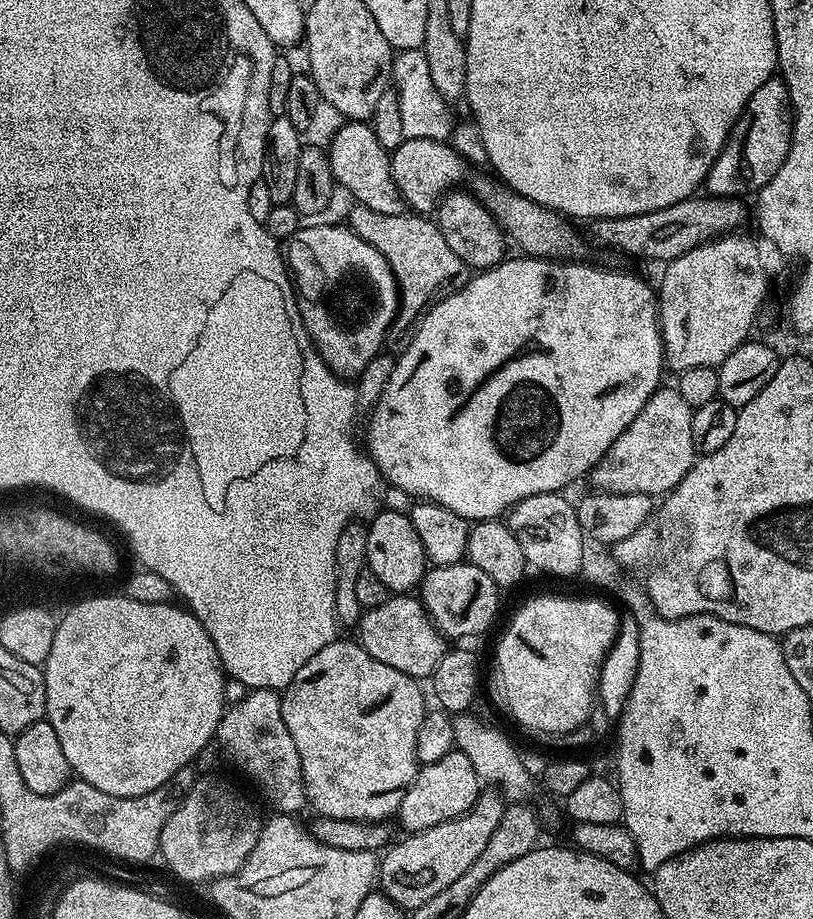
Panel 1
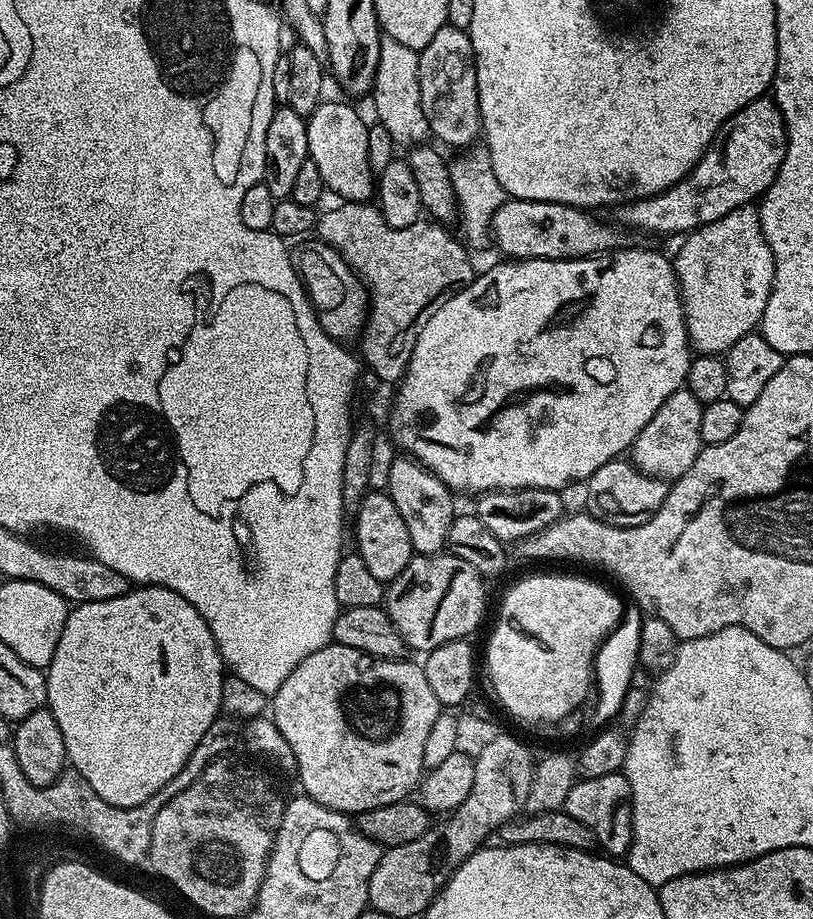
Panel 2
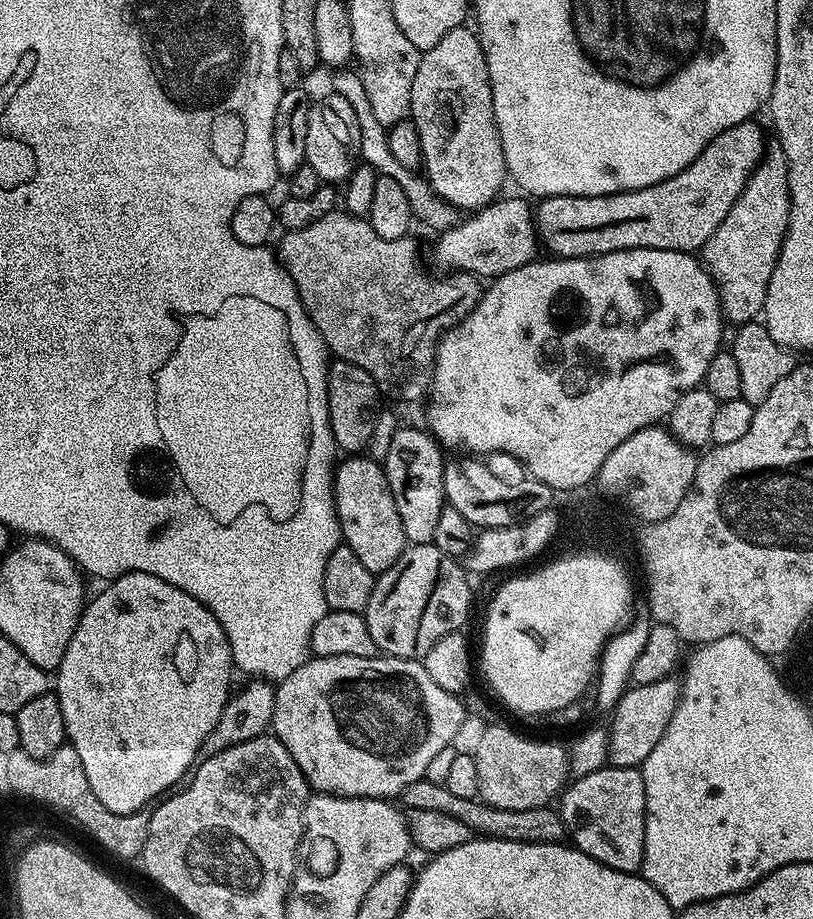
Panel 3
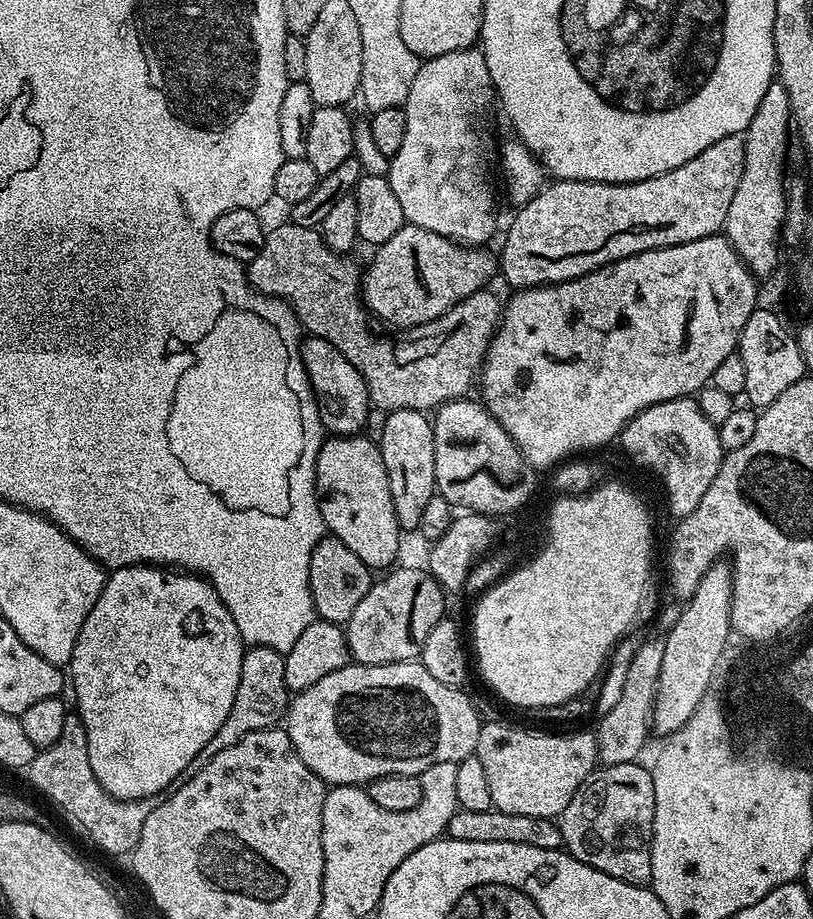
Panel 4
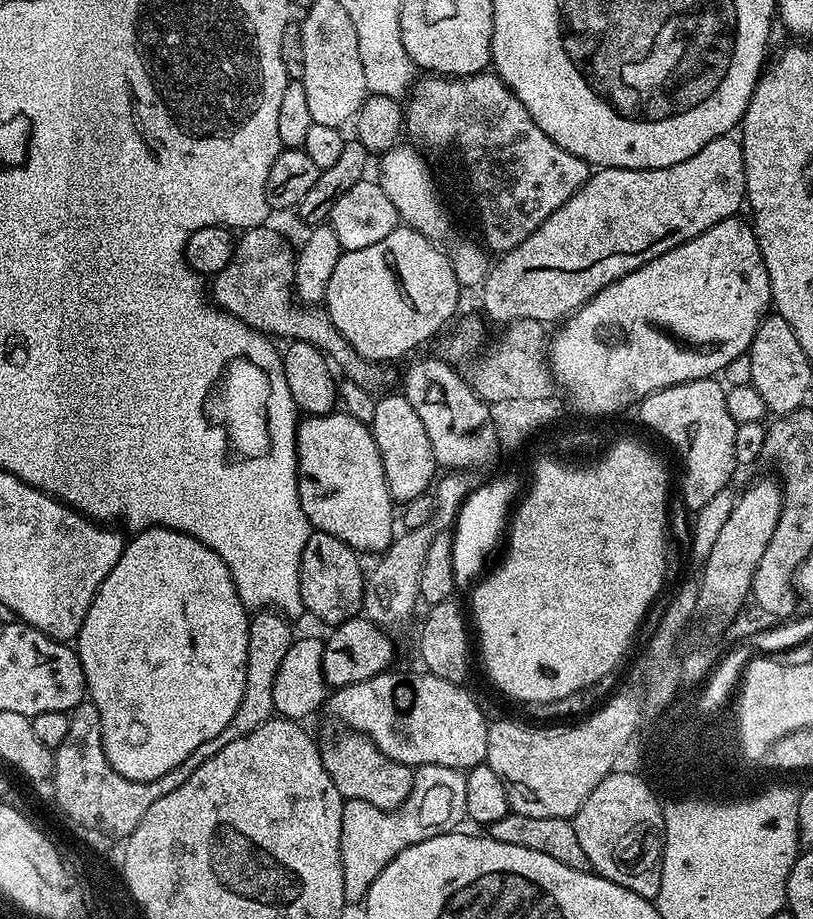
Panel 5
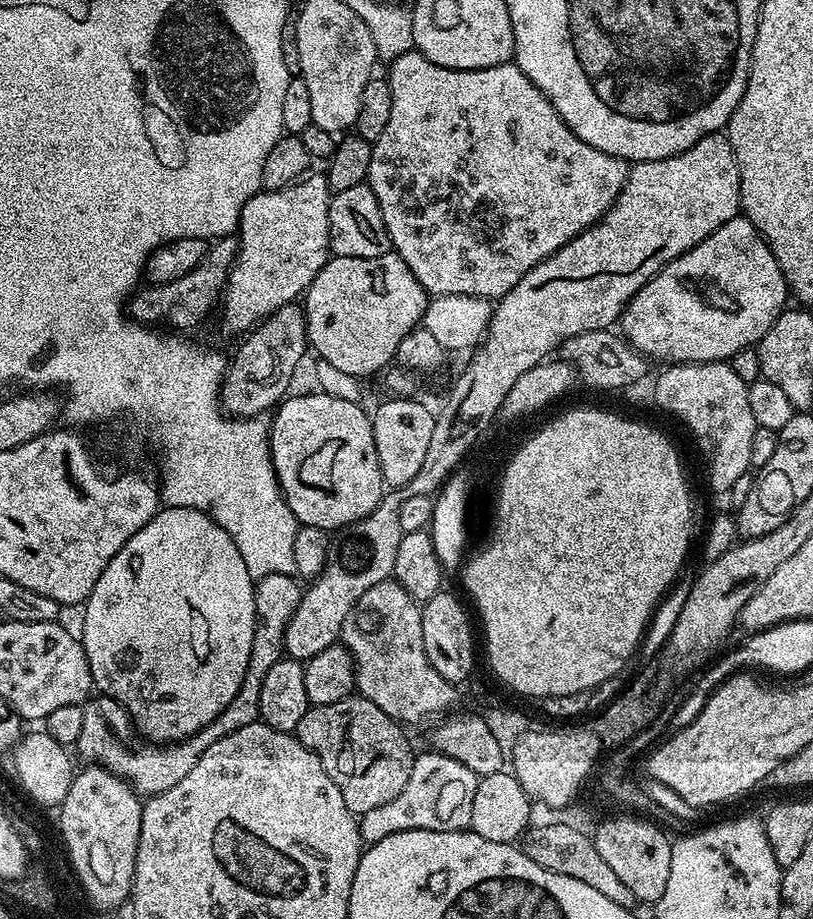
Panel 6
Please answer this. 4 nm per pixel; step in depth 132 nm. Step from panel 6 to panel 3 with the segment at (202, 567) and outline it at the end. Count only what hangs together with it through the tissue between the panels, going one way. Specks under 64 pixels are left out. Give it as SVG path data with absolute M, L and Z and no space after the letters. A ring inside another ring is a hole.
M127 572L125 576L117 576L111 582L105 583L103 587L93 600L91 597L85 603L84 613L74 630L74 638L70 638L70 646L66 646L66 654L62 654L60 667L54 673L54 691L62 706L62 722L67 743L72 744L74 750L78 750L78 758L82 758L82 770L86 770L86 782L90 782L94 798L98 798L98 802L102 802L102 806L106 806L106 810L114 814L134 814L147 809L153 801L163 797L168 788L174 786L174 782L178 782L182 774L186 774L186 766L194 762L198 746L206 742L206 734L210 734L218 718L222 718L222 710L233 687L234 665L228 639L218 618L214 618L212 611L202 602L198 602L198 598L186 594L186 590L178 590L178 586L170 586L170 582L162 582L162 578L145 572Z

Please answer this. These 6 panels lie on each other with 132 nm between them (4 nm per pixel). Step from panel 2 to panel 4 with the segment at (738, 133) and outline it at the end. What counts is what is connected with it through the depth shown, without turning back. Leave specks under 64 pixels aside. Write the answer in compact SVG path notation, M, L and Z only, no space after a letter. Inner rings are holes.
M743 135L722 138L719 142L714 142L714 146L709 146L698 154L698 158L690 158L686 166L678 166L678 170L670 170L666 174L658 174L654 178L646 178L638 182L629 184L603 184L602 182L586 182L585 180L558 180L553 179L545 183L540 192L525 204L519 205L515 209L516 217L508 224L508 233L504 236L504 249L498 252L498 272L509 284L509 289L519 290L521 288L540 288L544 284L560 284L563 280L573 280L579 276L585 276L587 272L598 270L604 264L612 264L622 258L630 258L639 252L654 250L655 248L665 248L666 246L678 246L686 242L694 242L698 238L715 236L723 229L726 222L726 214L730 214L730 201L734 199L734 194L738 190L738 182L742 182L742 166L746 158Z

